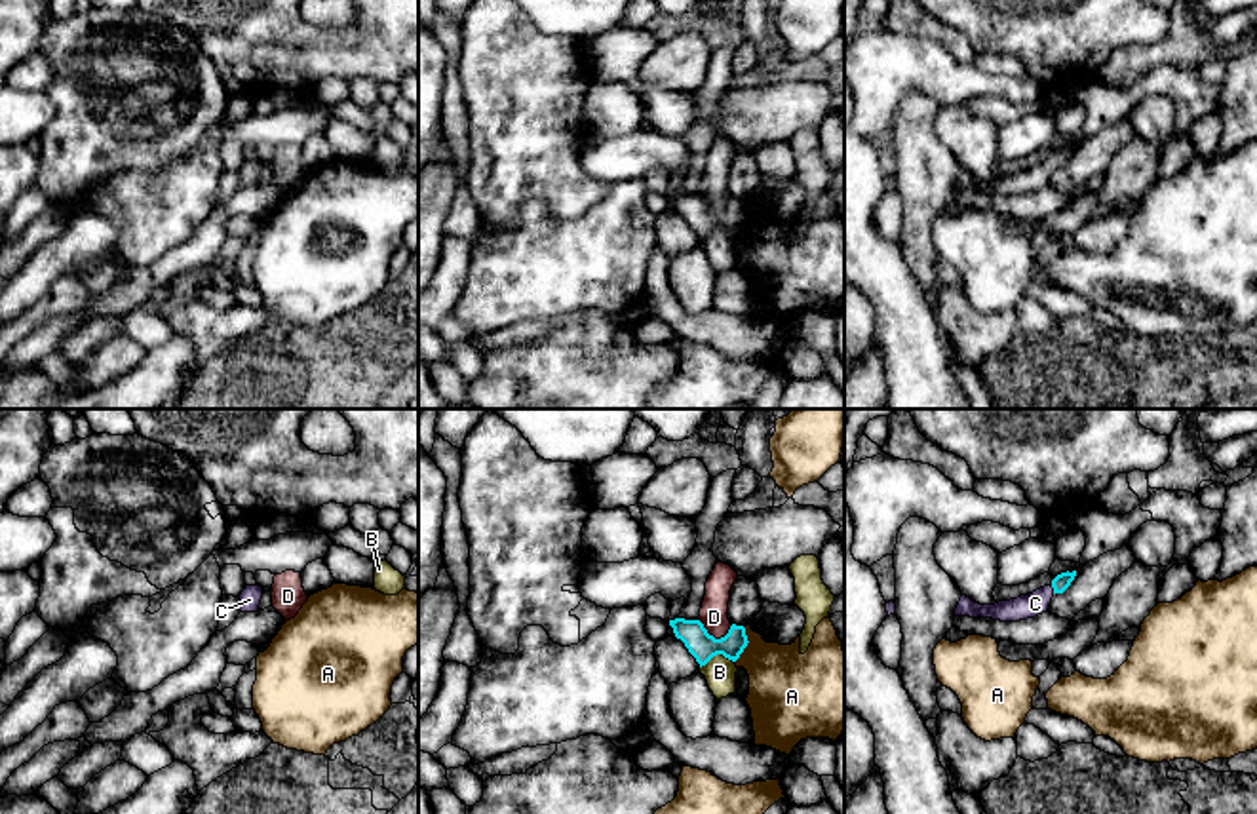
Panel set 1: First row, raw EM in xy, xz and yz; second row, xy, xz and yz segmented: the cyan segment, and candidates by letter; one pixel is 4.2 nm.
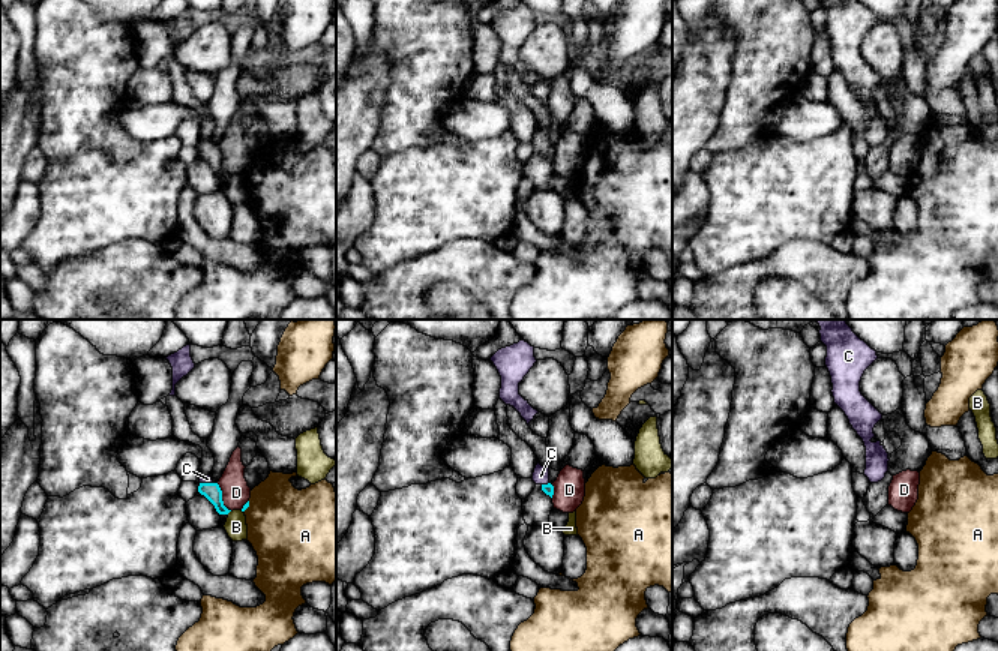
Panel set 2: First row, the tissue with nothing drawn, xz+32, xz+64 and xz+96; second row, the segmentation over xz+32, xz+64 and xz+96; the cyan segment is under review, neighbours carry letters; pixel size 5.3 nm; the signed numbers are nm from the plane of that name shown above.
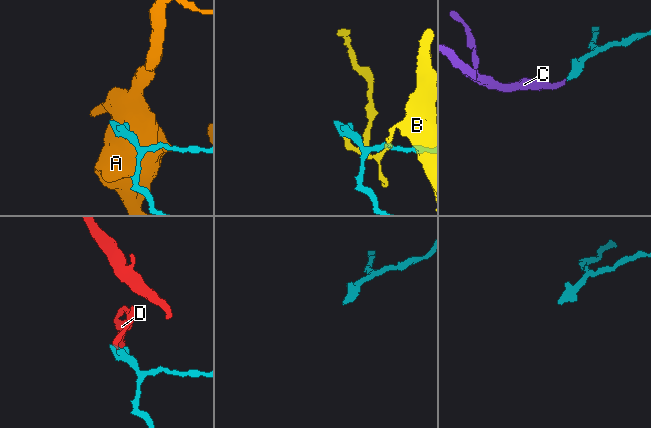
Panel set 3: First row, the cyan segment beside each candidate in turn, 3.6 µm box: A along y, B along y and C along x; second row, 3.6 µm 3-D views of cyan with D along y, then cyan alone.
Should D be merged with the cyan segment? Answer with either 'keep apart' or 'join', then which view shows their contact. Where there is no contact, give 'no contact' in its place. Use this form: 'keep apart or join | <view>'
keep apart | xz

